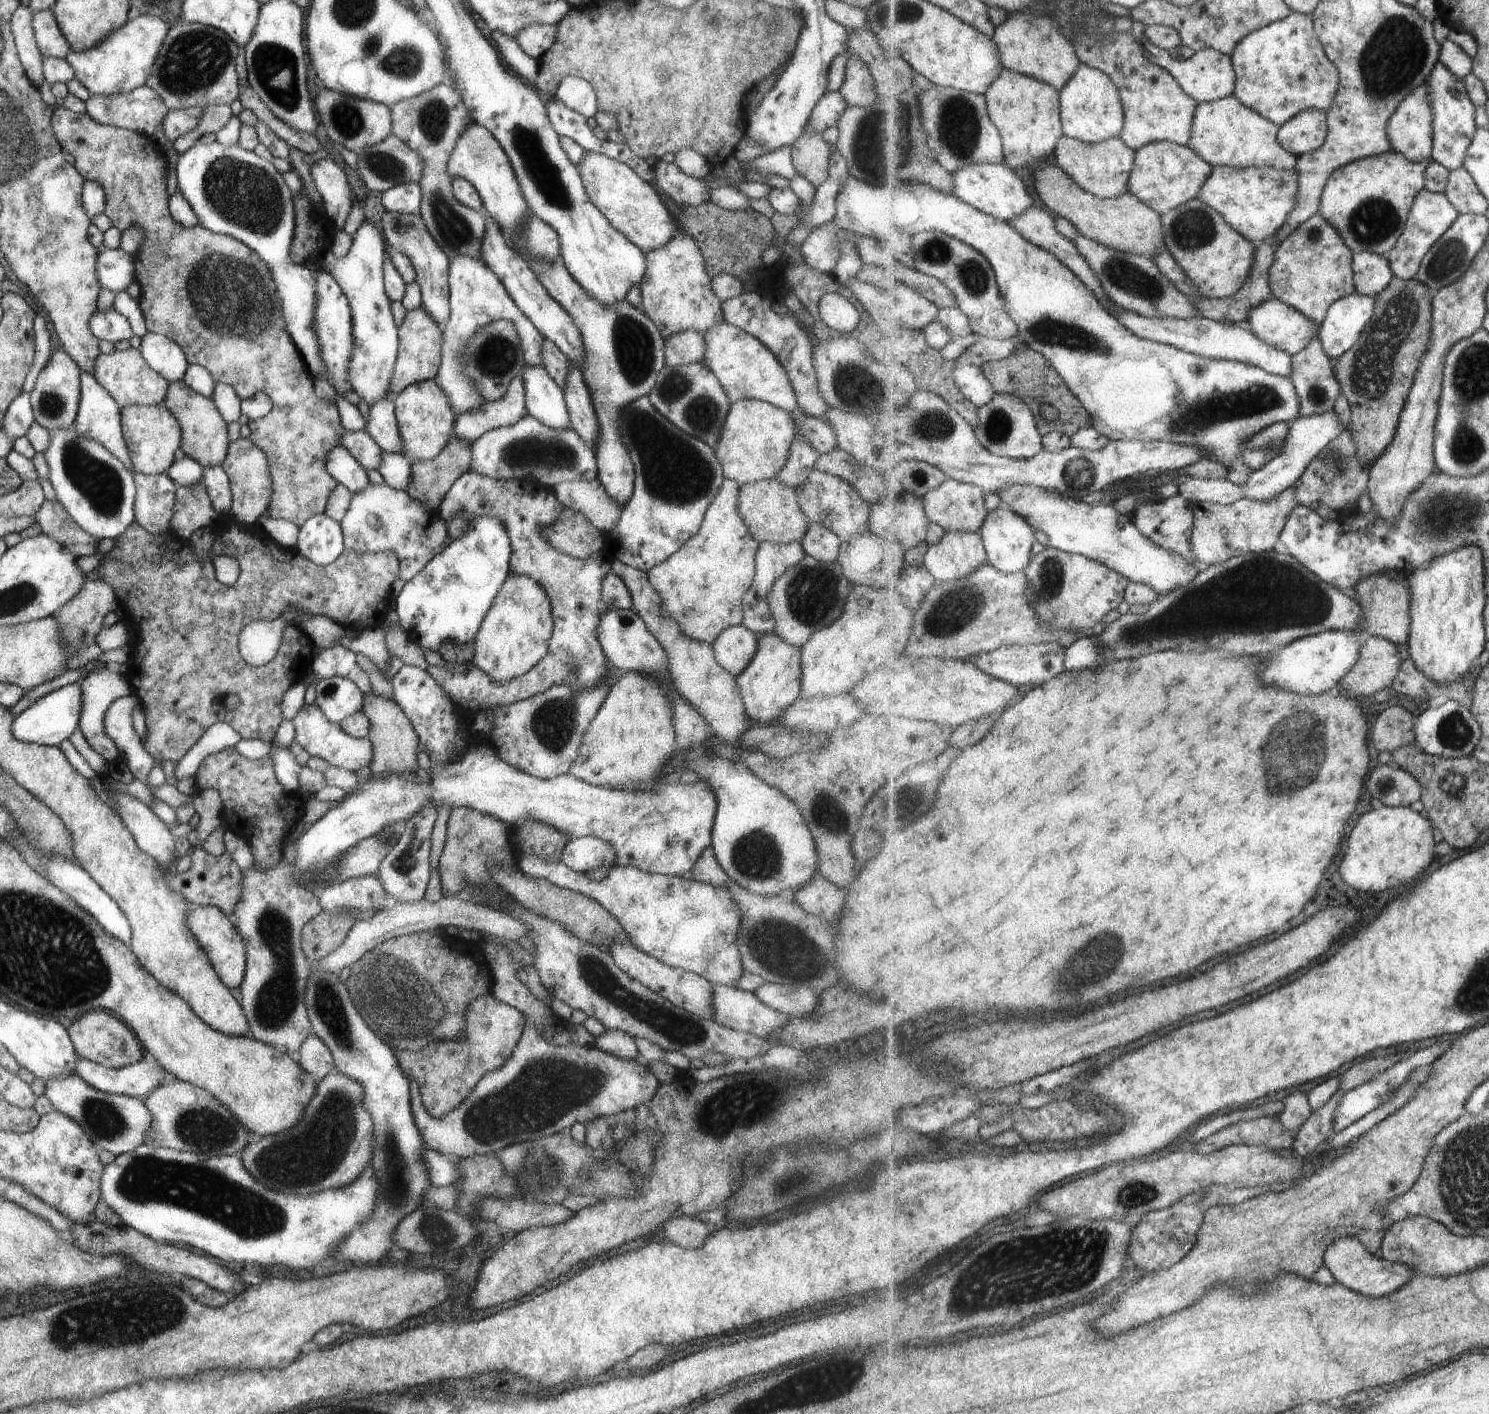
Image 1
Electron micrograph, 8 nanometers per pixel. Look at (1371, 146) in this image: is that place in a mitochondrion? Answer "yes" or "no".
no

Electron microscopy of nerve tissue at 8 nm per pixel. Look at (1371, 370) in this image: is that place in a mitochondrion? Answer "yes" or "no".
yes

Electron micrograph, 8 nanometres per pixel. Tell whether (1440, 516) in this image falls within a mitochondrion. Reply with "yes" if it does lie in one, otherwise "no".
yes

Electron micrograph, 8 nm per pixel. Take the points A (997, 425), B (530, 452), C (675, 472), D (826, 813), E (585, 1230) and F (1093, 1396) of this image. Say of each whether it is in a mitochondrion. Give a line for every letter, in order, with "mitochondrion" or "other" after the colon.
A: mitochondrion
B: mitochondrion
C: mitochondrion
D: mitochondrion
E: other
F: other

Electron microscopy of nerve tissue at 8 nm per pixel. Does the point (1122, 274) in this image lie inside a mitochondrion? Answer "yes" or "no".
yes

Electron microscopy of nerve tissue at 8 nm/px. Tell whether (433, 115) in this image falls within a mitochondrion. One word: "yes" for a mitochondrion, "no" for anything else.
yes

